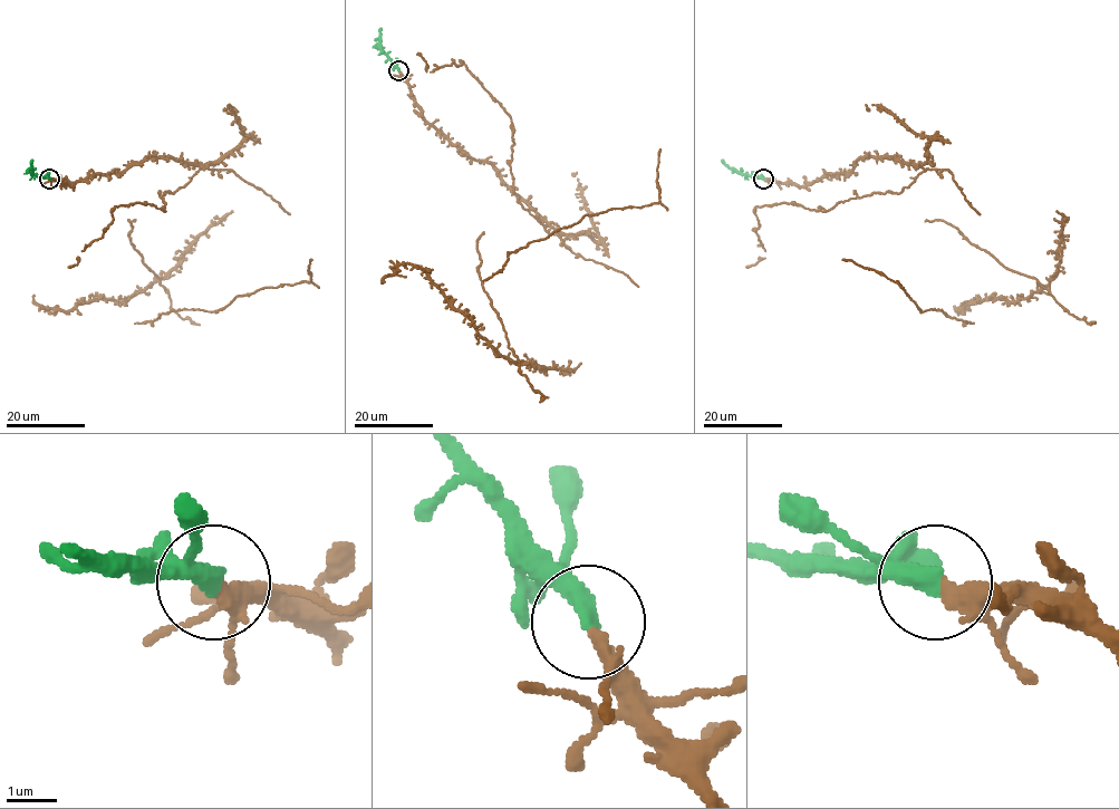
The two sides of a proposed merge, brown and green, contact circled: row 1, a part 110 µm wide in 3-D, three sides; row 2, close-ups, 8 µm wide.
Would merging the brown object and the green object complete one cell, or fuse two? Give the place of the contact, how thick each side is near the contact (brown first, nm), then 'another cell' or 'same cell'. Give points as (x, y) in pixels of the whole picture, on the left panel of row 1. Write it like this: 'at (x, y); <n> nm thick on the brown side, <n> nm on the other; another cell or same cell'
at (49, 179); 260 nm thick on the brown side, 420 nm on the other; same cell

